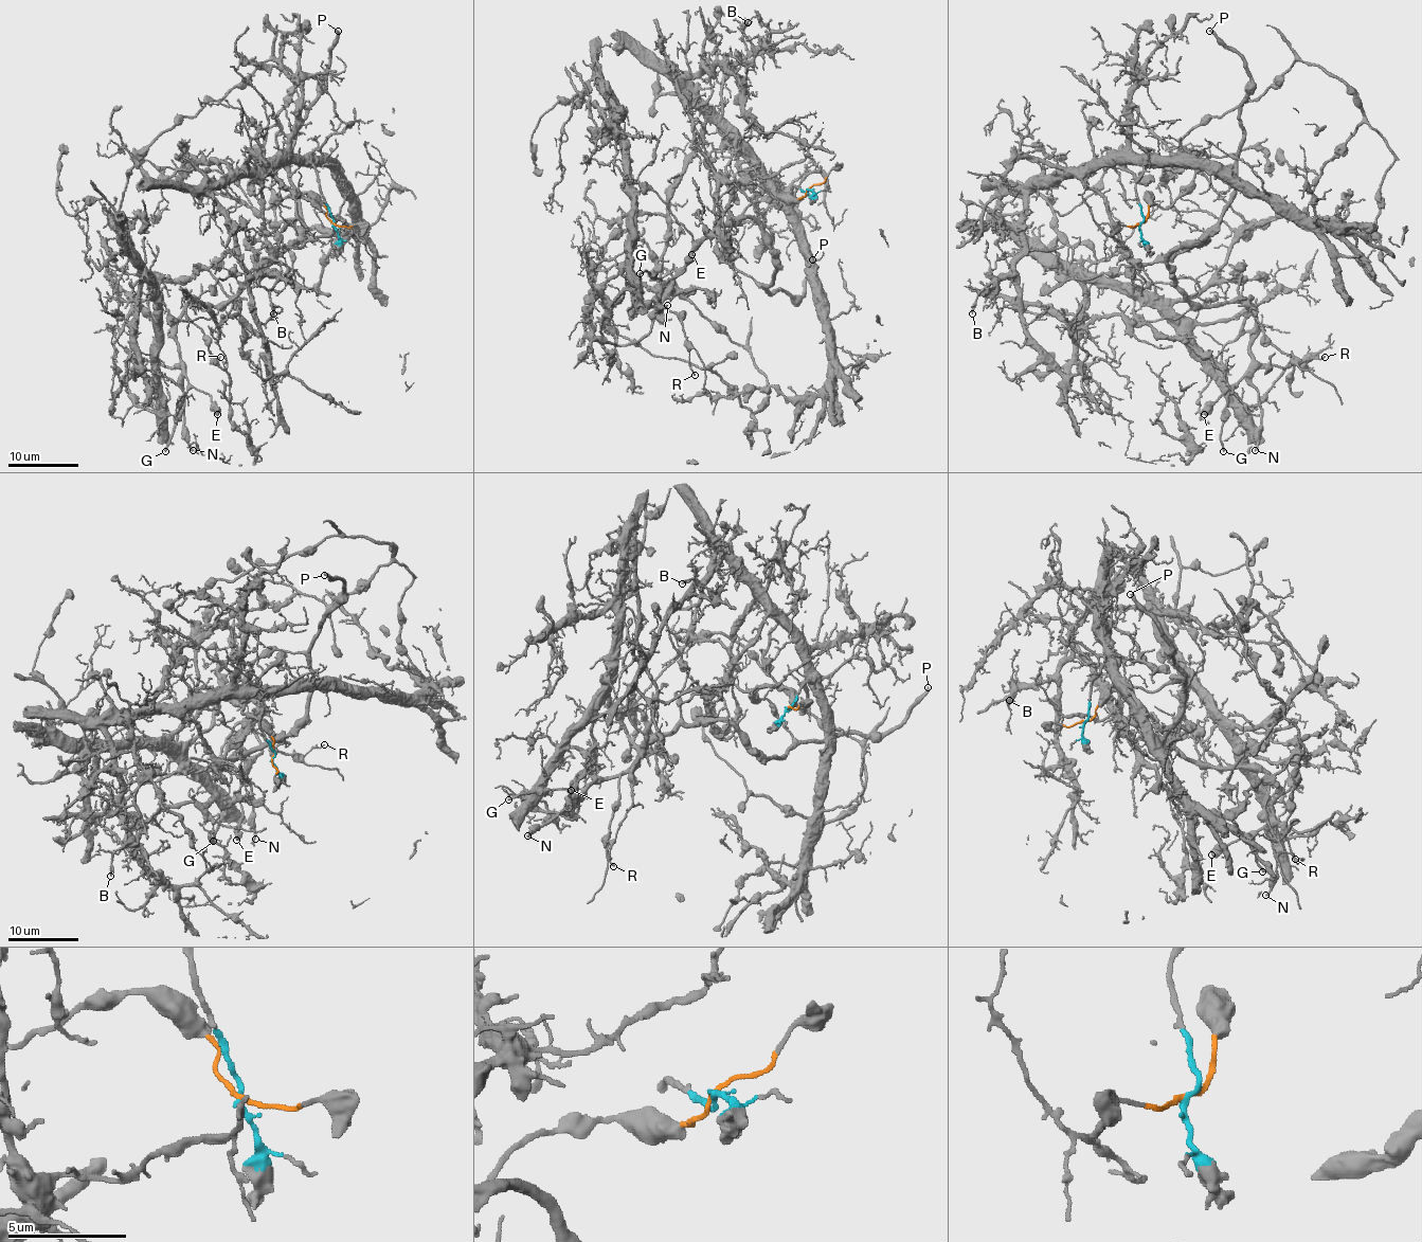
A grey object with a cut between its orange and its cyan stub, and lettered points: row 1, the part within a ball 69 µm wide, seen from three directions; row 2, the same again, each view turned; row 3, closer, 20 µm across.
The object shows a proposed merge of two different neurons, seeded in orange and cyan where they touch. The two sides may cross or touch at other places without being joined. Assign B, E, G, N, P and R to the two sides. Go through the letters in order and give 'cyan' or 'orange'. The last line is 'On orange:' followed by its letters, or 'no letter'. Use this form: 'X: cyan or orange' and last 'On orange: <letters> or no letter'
B: cyan
E: orange
G: orange
N: orange
P: orange
R: orange
On orange: E, G, N, P, R

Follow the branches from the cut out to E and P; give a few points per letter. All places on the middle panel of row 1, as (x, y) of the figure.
E: (807, 190), (751, 203), (733, 223), (735, 266), (769, 285), (770, 237), (736, 218), (650, 305), (692, 253)
P: (807, 190), (800, 198), (756, 200), (725, 245), (735, 266), (769, 292), (795, 300), (812, 258)

